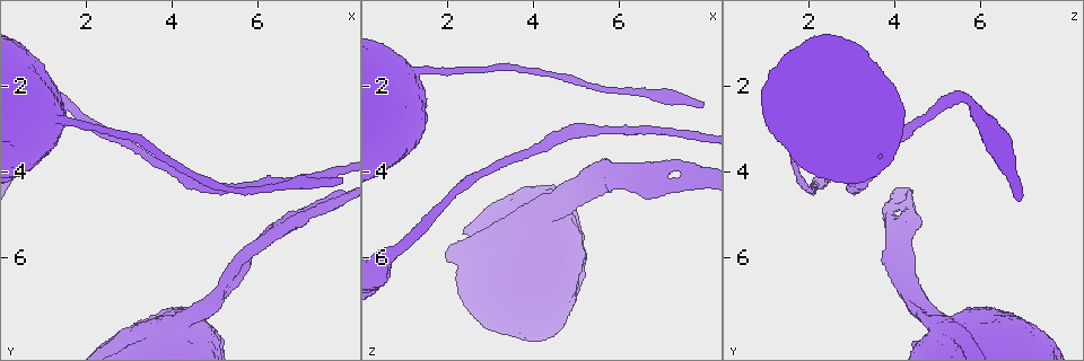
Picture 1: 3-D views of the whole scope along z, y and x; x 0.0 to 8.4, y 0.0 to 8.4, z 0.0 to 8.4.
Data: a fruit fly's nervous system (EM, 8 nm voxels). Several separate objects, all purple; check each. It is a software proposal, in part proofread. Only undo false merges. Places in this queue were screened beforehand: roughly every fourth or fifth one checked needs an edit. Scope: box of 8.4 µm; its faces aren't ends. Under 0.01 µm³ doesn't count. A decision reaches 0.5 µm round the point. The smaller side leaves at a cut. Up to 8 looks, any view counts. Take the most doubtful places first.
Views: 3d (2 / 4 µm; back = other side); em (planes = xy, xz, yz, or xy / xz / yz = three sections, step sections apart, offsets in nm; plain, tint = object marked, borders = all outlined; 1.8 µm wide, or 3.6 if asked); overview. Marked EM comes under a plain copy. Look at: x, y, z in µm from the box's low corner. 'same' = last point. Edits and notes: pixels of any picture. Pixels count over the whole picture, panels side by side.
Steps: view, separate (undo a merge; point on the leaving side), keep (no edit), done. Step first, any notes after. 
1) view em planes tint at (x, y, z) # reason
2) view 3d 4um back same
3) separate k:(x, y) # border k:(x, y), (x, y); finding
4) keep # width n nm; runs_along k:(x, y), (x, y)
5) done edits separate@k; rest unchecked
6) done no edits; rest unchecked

view 3d 4um at (4.95, 7.10, 4.45) # side arm on a straight run

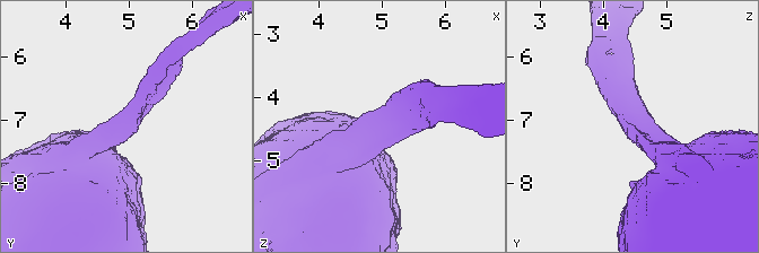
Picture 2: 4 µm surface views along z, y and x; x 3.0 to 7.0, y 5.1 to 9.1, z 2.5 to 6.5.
view em planes tint at (4.95, 7.05, 4.45) # arms 3; arm_widths 170, 220, 280 nm; now the EM

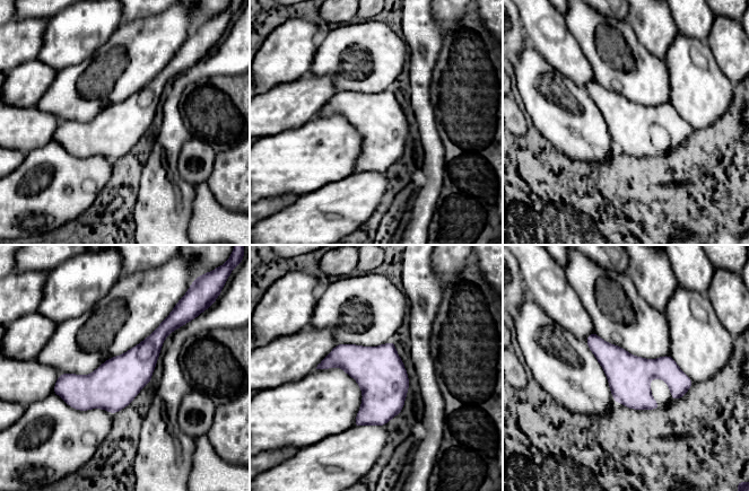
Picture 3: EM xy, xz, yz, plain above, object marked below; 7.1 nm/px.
keep # runs_along 3:(173, 326), (109, 387), (58, 388); one neuron here

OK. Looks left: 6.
view em planes tint at (7.45, 4.85, 4.35) # sudden change in width

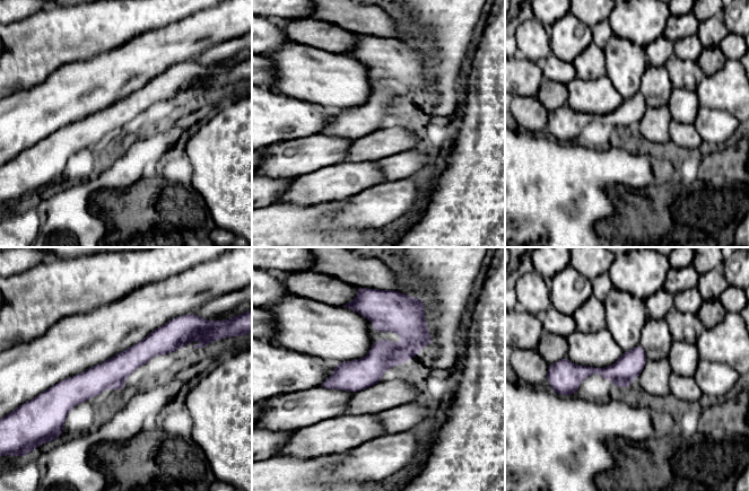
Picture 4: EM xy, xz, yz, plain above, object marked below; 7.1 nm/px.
keep # runs_along 4:(184, 341), (59, 386); one neuron here

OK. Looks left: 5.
view 3d 4um at (5.70, 4.35, 3.05)

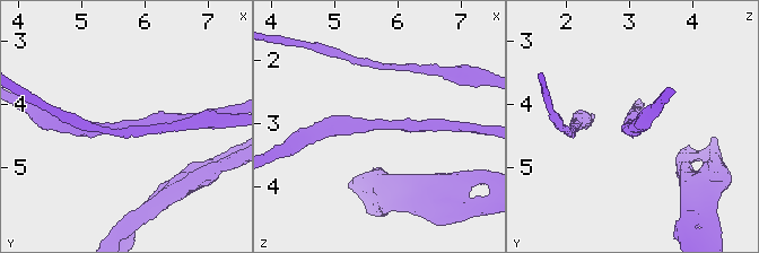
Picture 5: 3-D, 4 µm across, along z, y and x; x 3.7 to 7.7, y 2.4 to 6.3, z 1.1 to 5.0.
view em xz step 4 tint at (5.70, 4.30, 3.05) # arm_widths 200, 240 nm; need the tissue

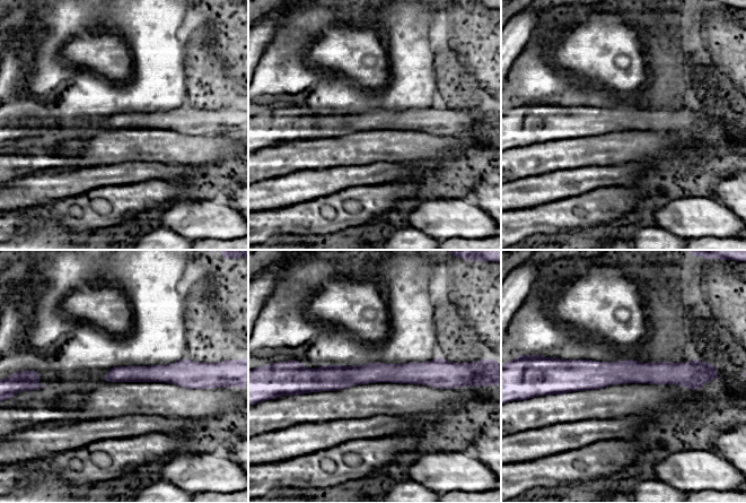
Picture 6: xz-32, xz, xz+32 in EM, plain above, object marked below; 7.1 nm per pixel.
keep # width 120 nm; runs_along 6:(307, 371), (431, 373), (442, 382); continuous, no second neuron

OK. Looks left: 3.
done no edits; rest unchecked

